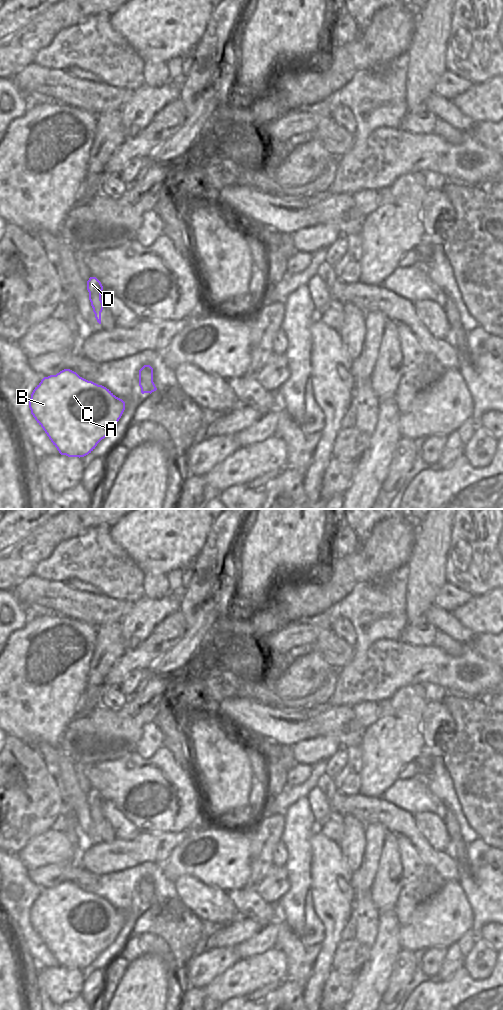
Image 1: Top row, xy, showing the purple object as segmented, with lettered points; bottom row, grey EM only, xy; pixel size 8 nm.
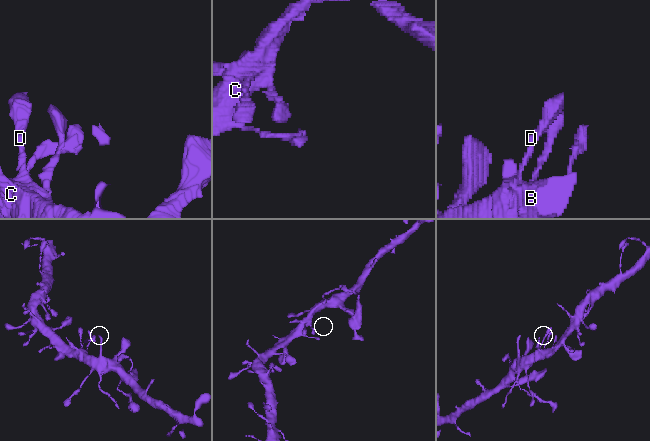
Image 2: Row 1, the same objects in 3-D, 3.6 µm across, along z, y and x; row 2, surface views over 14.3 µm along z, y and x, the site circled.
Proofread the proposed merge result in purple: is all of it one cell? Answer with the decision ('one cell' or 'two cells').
one cell

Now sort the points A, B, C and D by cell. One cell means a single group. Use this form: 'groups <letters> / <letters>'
groups A B C D

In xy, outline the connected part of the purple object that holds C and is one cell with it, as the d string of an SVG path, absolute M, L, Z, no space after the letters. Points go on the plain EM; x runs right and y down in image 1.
M70 881L44 889L29 912L31 926L61 967L84 969L115 940L125 914L109 901L80 889Z

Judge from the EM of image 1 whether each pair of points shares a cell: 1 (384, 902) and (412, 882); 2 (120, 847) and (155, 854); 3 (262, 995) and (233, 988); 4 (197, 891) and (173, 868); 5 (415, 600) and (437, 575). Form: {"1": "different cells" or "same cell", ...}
{"1": "different cells", "2": "same cell", "3": "different cells", "4": "different cells", "5": "same cell"}

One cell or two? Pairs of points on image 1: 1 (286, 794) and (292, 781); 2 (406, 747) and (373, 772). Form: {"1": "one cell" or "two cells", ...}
{"1": "two cells", "2": "one cell"}

